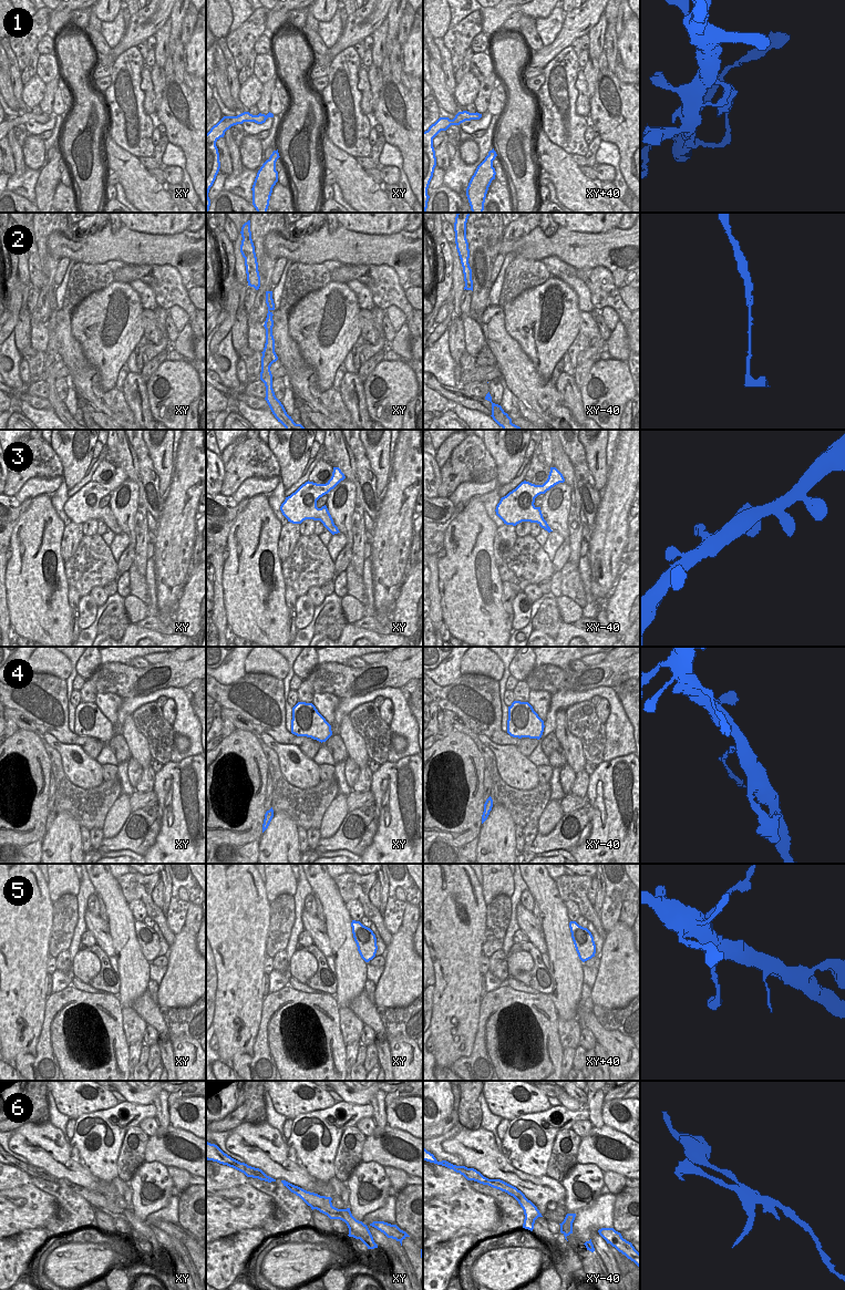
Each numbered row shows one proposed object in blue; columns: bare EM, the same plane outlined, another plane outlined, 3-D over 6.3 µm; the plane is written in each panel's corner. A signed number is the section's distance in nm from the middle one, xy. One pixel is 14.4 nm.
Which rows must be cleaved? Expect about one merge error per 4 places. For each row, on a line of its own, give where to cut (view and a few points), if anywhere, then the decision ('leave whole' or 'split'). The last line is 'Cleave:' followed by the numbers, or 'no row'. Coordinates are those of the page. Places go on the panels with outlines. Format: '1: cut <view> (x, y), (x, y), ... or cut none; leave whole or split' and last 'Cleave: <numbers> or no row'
1: cut none; leave whole
2: cut none; leave whole
3: cut none; leave whole
4: cut xy (266, 812), (268, 814), (272, 813); split
5: cut none; leave whole
6: cut xy (310, 1193), (323, 1207), (329, 1205), (333, 1209), (340, 1209); split
Cleave: 4, 6

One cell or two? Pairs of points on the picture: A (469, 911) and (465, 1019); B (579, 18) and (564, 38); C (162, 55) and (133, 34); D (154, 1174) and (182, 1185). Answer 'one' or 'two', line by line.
A: one
B: one
C: two
D: two

